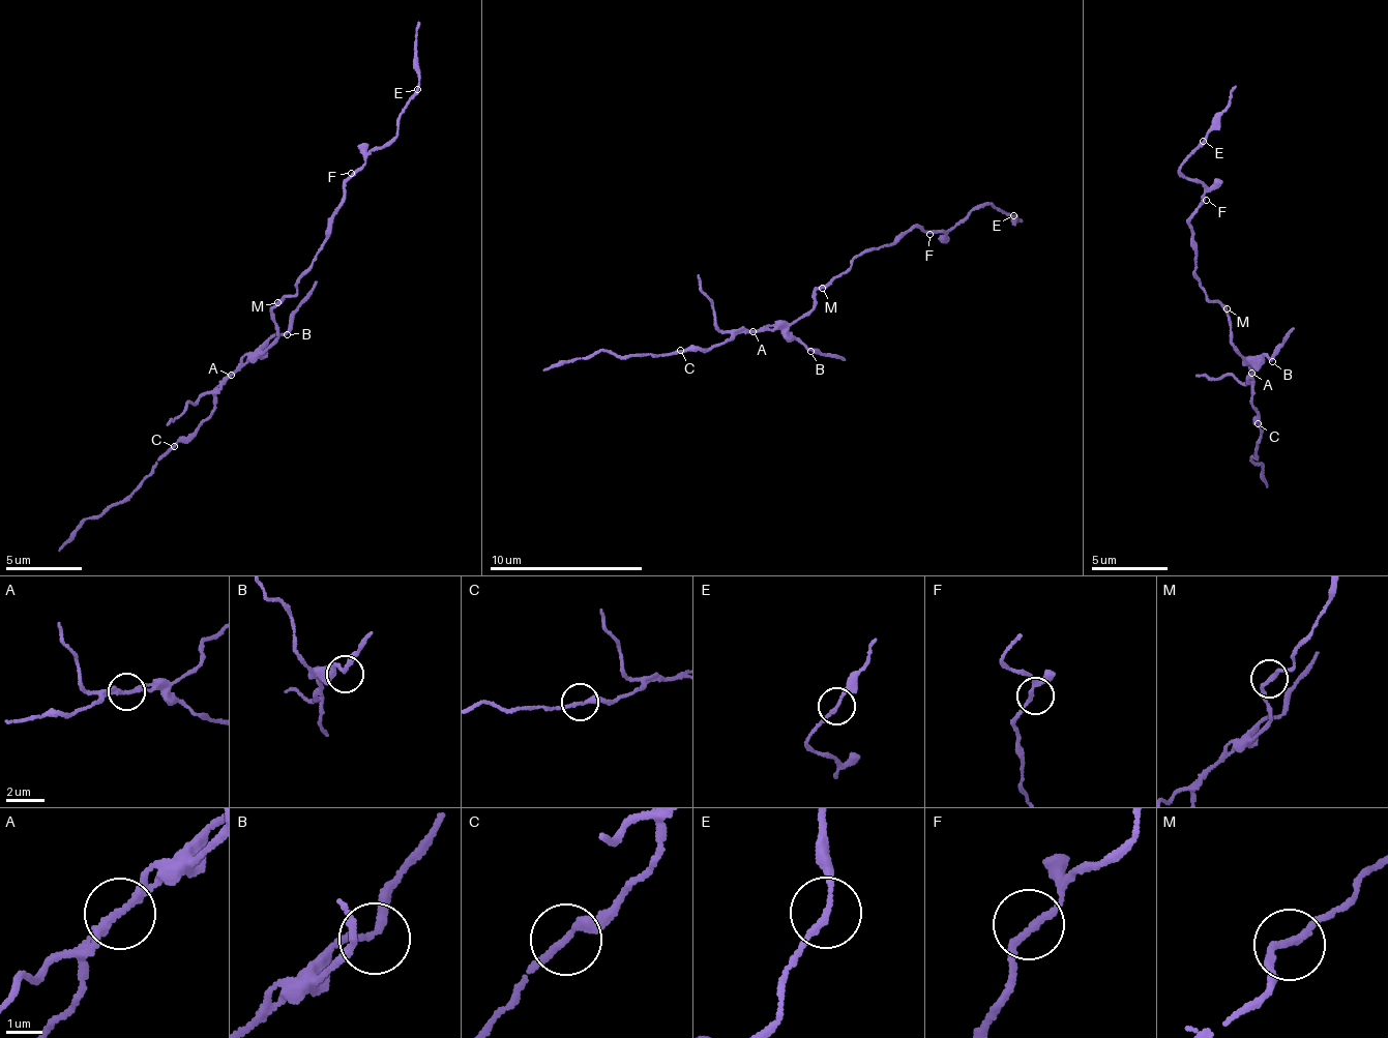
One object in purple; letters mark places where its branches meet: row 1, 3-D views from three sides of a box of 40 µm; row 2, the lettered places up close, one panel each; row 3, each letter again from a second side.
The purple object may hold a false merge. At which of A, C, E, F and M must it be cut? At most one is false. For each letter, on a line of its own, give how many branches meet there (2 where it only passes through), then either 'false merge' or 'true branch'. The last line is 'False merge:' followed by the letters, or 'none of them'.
A: branches 2; false merge
C: branches 2; true branch
E: branches 2; true branch
F: branches 2; true branch
M: branches 2; true branch
False merge: A

